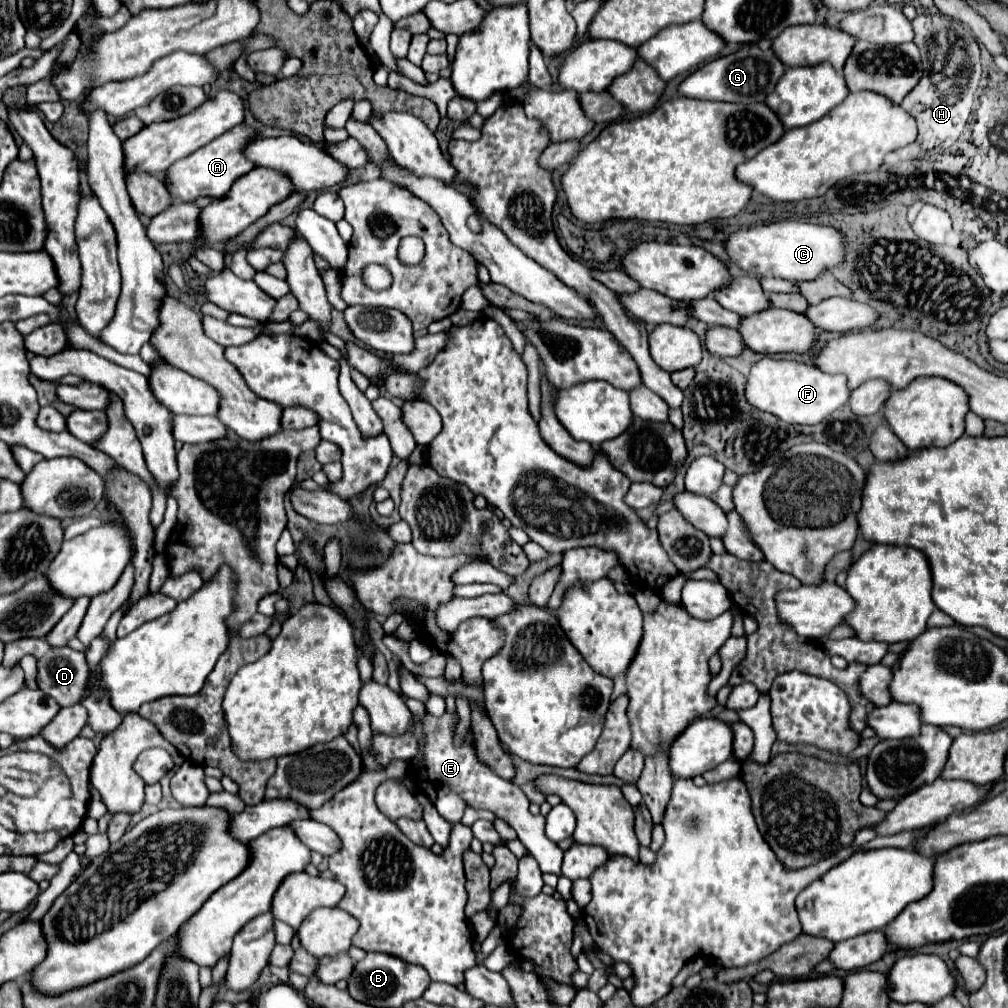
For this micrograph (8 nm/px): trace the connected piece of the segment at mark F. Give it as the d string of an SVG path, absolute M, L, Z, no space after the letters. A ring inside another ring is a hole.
M763 358L751 368L745 394L749 404L763 412L775 414L789 424L819 424L825 416L849 402L851 390L845 376L821 372L815 364Z

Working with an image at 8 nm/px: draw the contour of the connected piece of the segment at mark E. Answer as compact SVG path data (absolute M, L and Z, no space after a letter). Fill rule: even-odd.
M443 714L441 718L425 716L423 726L427 732L427 744L425 744L425 758L419 764L411 762L411 770L417 772L417 784L419 788L431 798L437 812L451 824L459 822L463 818L465 806L474 809L486 809L505 820L513 830L517 832L517 838L525 844L525 848L531 852L531 856L539 862L539 868L543 872L553 872L559 878L557 890L563 894L565 900L571 898L571 882L561 874L563 864L563 850L551 842L545 834L545 818L543 816L531 816L529 814L529 800L527 796L512 782L493 774L485 764L481 764L471 748L471 734L467 736L465 744L455 748L453 746L453 734L455 734L457 716Z

